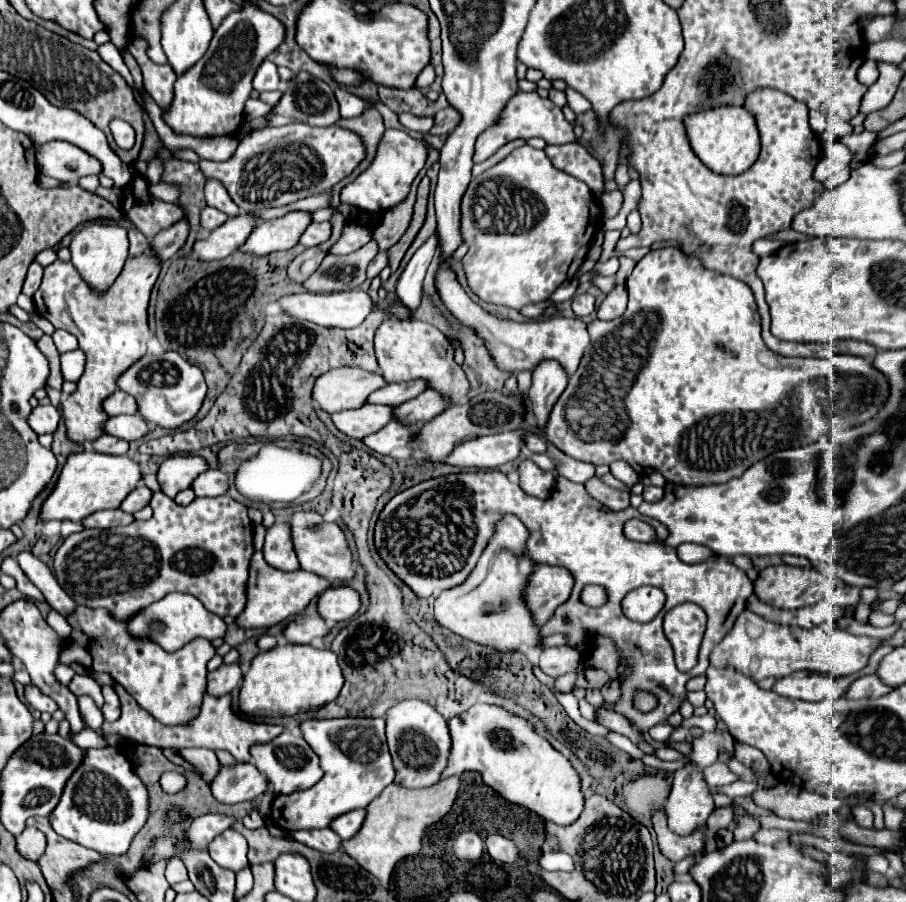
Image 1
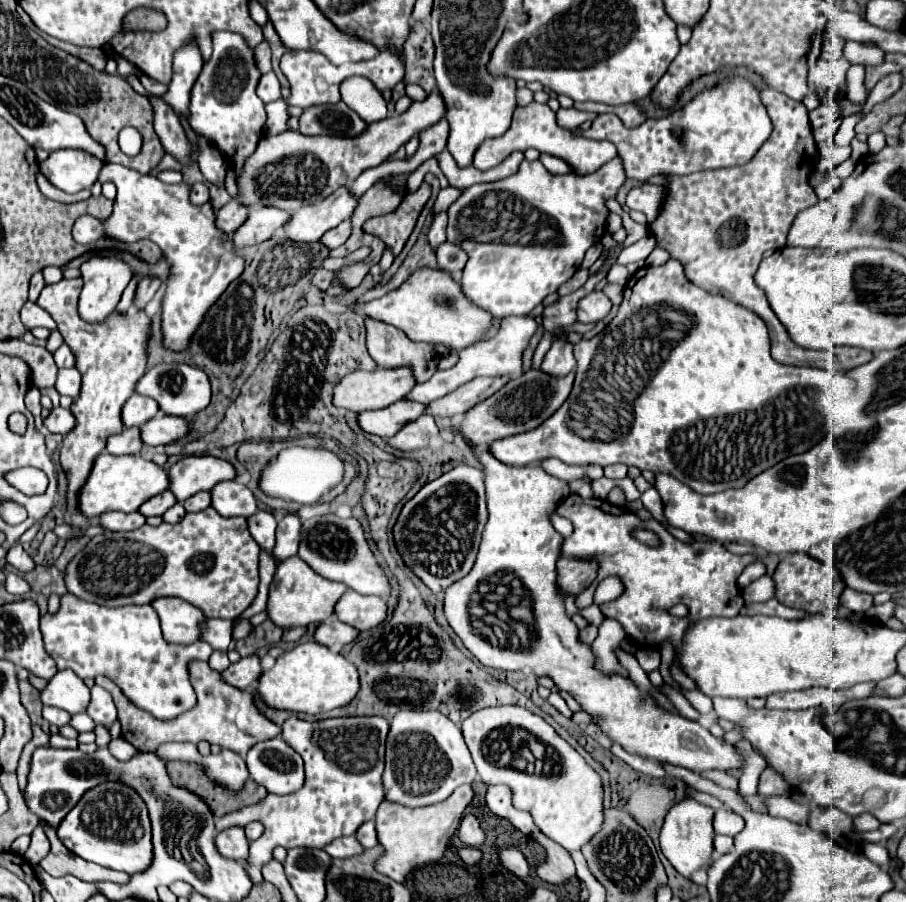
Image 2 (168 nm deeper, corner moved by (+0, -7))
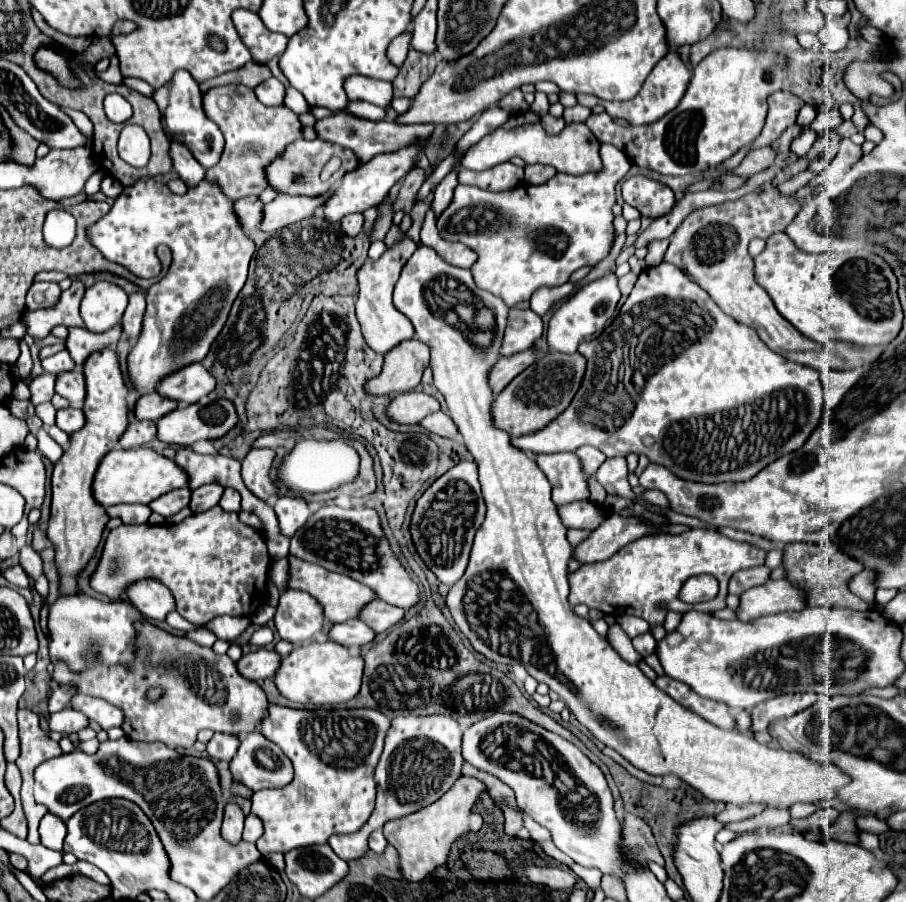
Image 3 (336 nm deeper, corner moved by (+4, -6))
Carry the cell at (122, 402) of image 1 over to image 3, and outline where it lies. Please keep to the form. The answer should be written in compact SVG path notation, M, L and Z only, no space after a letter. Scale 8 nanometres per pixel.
M150 393L150 395L144 395L136 401L134 413L136 413L136 419L158 421L164 413L170 413L176 407L178 407L178 401L172 401L168 397L160 397L158 393Z

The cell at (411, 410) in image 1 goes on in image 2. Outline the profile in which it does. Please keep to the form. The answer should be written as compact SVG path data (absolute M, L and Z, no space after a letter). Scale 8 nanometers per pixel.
M474 378L464 386L460 386L458 390L454 390L452 394L446 394L436 402L430 402L426 406L426 414L432 414L434 418L462 416L472 406L490 398L494 392L498 392L506 382L508 378Z

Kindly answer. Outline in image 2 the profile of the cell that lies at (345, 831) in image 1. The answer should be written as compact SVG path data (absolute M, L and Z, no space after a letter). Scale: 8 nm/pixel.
M364 822L364 826L360 826L360 830L356 830L356 840L364 846L364 848L372 848L378 844L376 840L376 830L374 830L374 822Z

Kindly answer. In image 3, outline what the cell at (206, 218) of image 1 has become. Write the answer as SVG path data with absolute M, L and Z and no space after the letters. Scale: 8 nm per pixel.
M250 195L250 197L242 197L234 203L234 209L236 209L236 215L240 217L242 225L246 231L252 231L260 225L262 221L262 201L256 197L256 195Z

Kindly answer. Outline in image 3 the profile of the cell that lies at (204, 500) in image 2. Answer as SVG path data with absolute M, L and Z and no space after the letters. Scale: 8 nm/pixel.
M208 483L200 489L194 489L192 491L192 501L190 501L190 509L194 513L202 513L202 511L208 511L212 507L218 505L220 497L224 493L224 487L222 485L216 485L216 483Z

